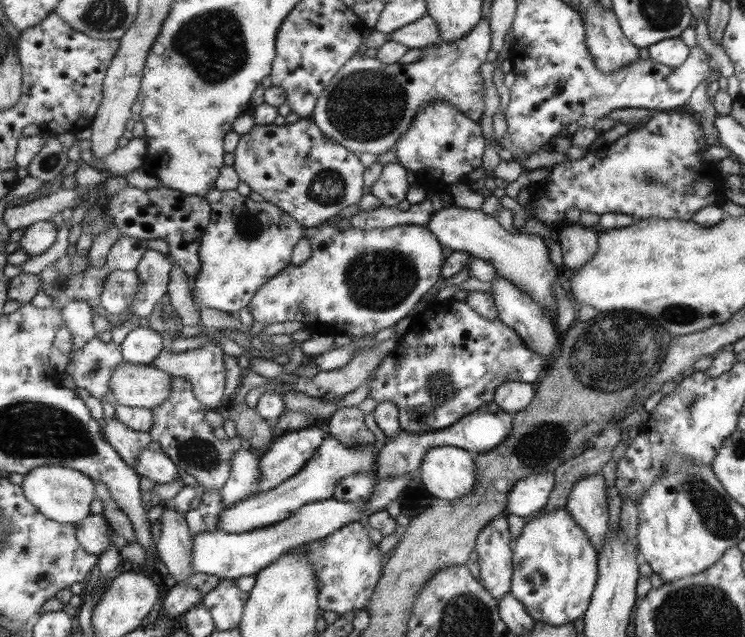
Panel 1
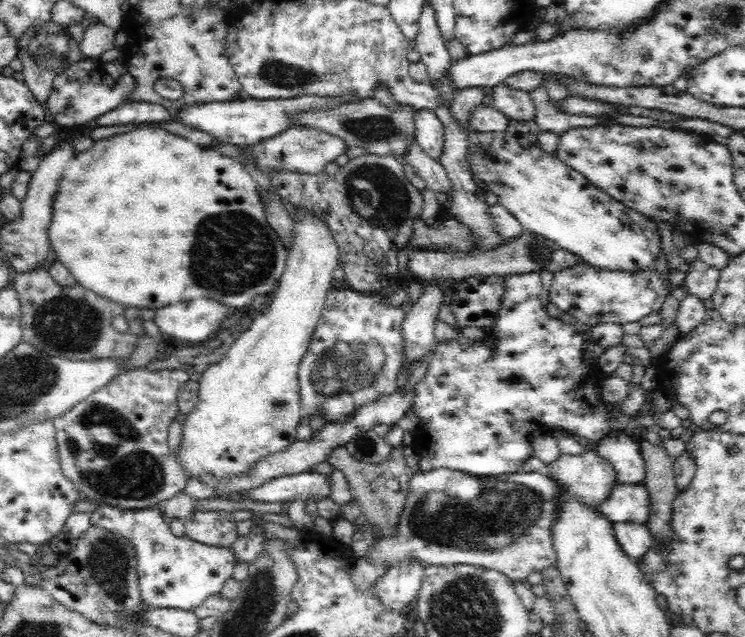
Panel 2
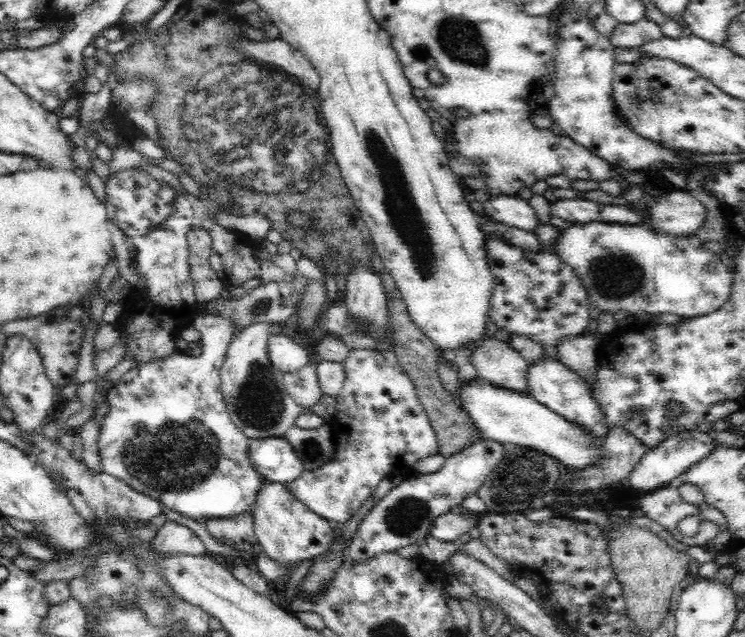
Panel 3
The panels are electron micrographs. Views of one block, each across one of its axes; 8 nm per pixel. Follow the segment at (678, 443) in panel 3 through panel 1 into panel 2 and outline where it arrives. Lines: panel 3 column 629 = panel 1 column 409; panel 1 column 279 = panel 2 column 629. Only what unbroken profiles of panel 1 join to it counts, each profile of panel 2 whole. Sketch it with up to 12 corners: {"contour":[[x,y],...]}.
{"contour":[[613,523],[613,535],[630,560],[655,544],[646,524]]}

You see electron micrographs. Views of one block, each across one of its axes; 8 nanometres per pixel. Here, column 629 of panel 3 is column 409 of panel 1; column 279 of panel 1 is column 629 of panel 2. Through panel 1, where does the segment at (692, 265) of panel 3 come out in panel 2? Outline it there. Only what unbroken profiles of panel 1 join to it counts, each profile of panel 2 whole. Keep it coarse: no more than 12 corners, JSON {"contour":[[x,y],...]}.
{"contour":[[658,272],[554,273],[548,300],[578,322],[618,325],[659,312]]}

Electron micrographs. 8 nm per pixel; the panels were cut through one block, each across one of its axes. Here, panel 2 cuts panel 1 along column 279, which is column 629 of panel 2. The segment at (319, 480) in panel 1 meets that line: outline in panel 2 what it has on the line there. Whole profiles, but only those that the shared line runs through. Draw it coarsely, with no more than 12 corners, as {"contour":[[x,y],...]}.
{"contour":[[616,484],[598,511],[612,523],[647,524],[643,484]]}

